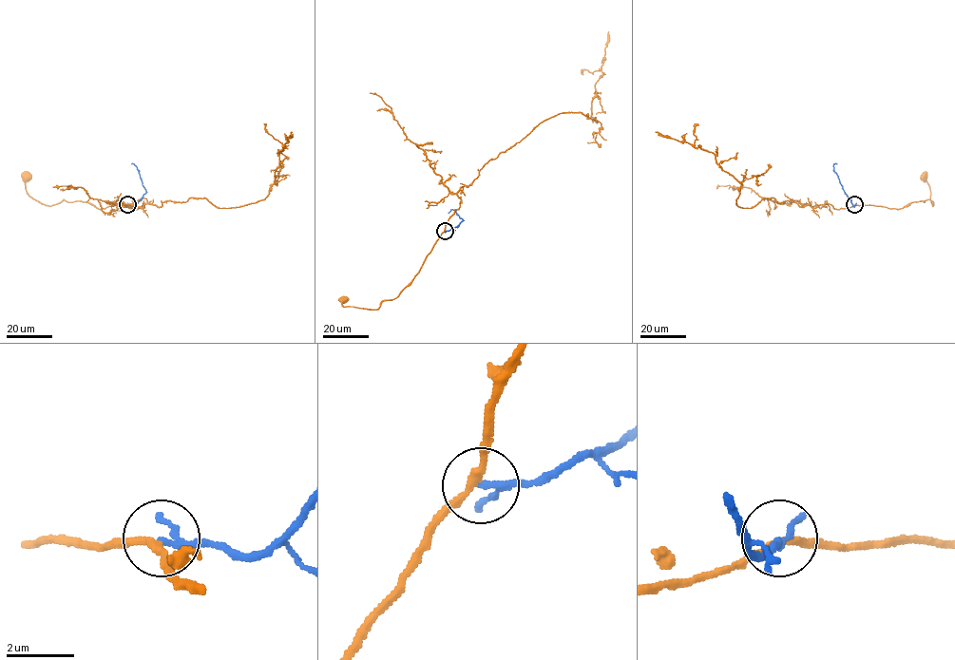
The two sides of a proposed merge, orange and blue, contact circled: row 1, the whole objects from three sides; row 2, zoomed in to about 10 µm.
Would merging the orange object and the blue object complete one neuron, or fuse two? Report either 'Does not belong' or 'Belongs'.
Does not belong

